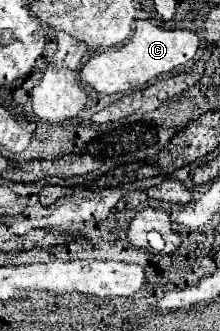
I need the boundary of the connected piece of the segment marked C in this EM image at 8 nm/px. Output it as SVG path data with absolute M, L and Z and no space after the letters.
M140 20L136 22L130 38L122 44L118 42L118 46L110 48L104 54L98 54L94 58L90 58L84 68L80 70L80 78L86 86L92 86L96 92L100 94L120 94L120 92L128 92L134 90L134 78L136 82L142 80L142 86L152 84L156 78L170 74L172 70L184 66L186 62L190 62L194 58L194 54L198 52L198 36L192 30L182 30L182 28L162 28L152 24L150 20Z

